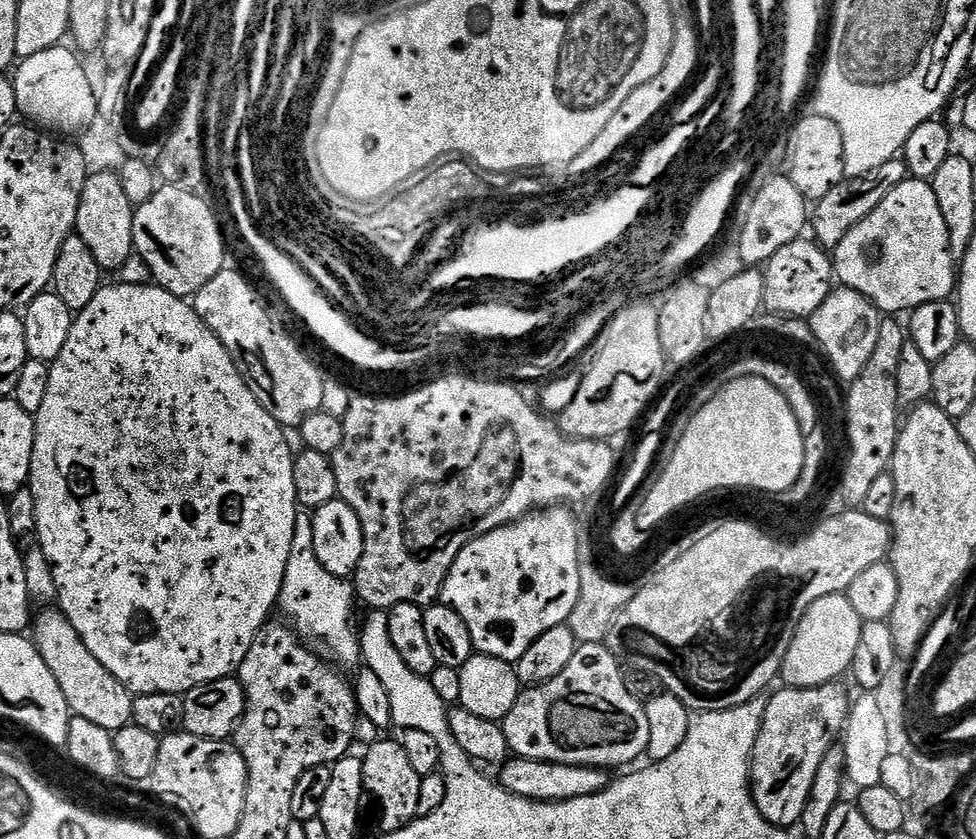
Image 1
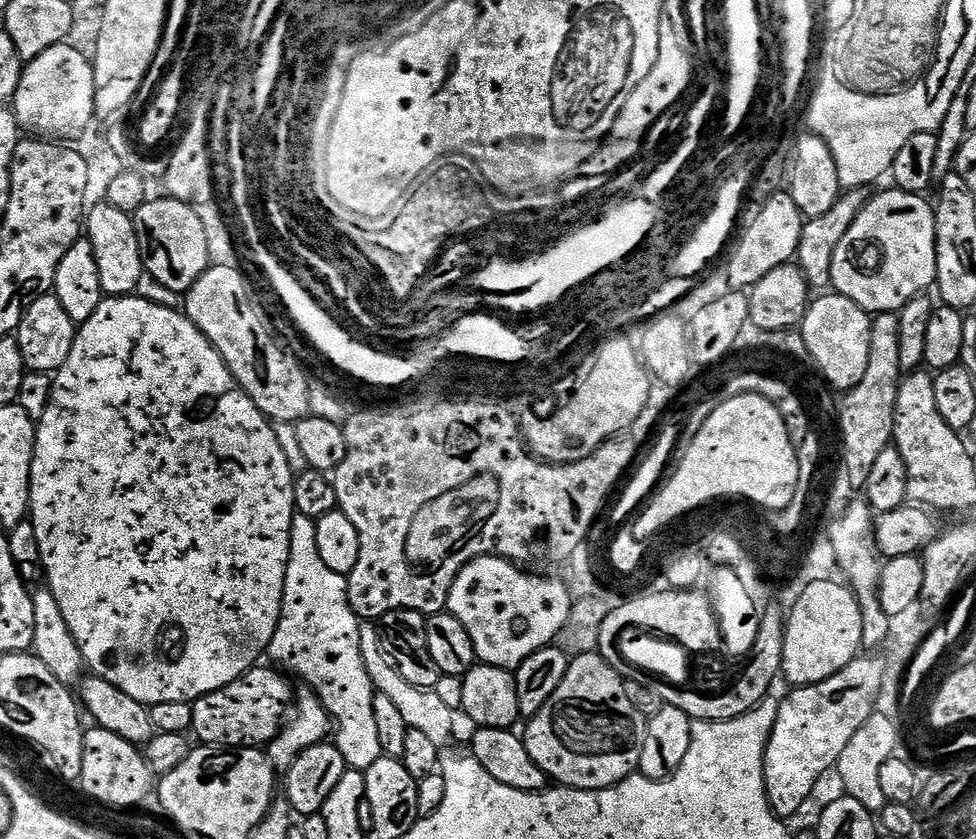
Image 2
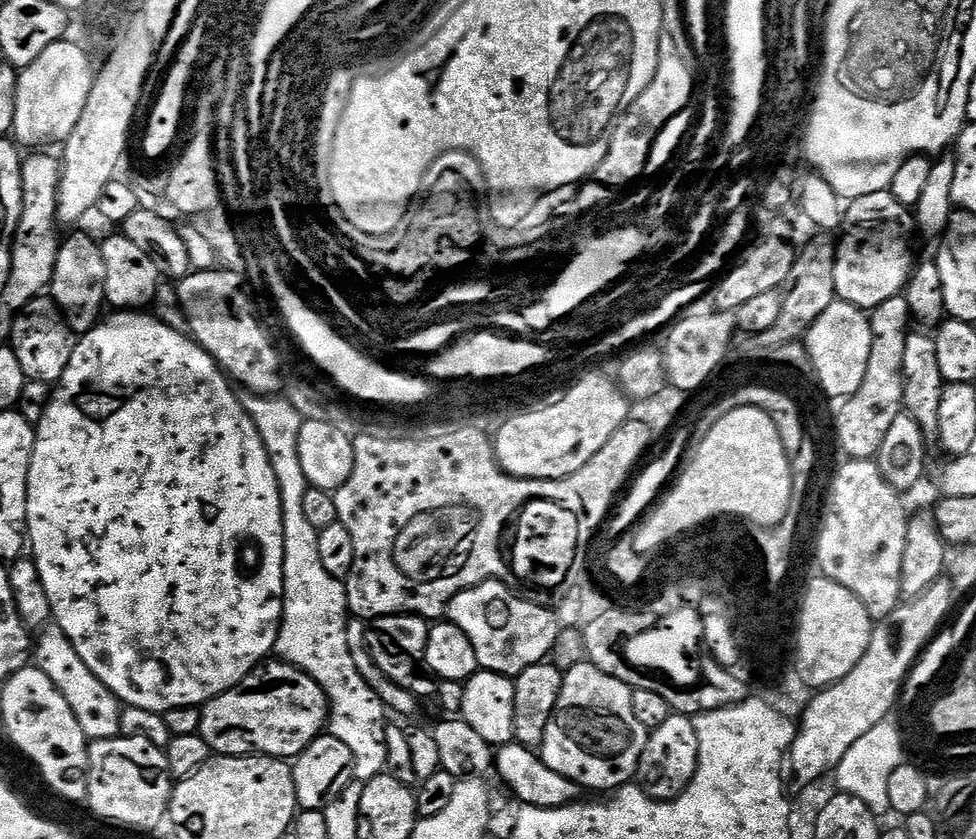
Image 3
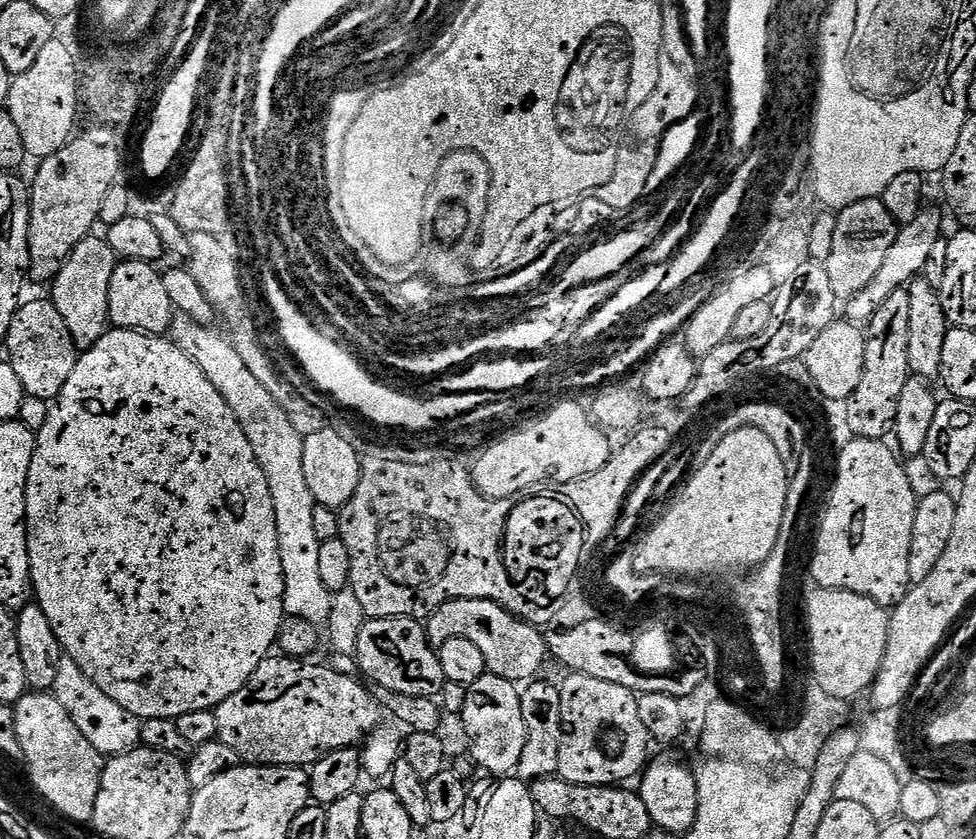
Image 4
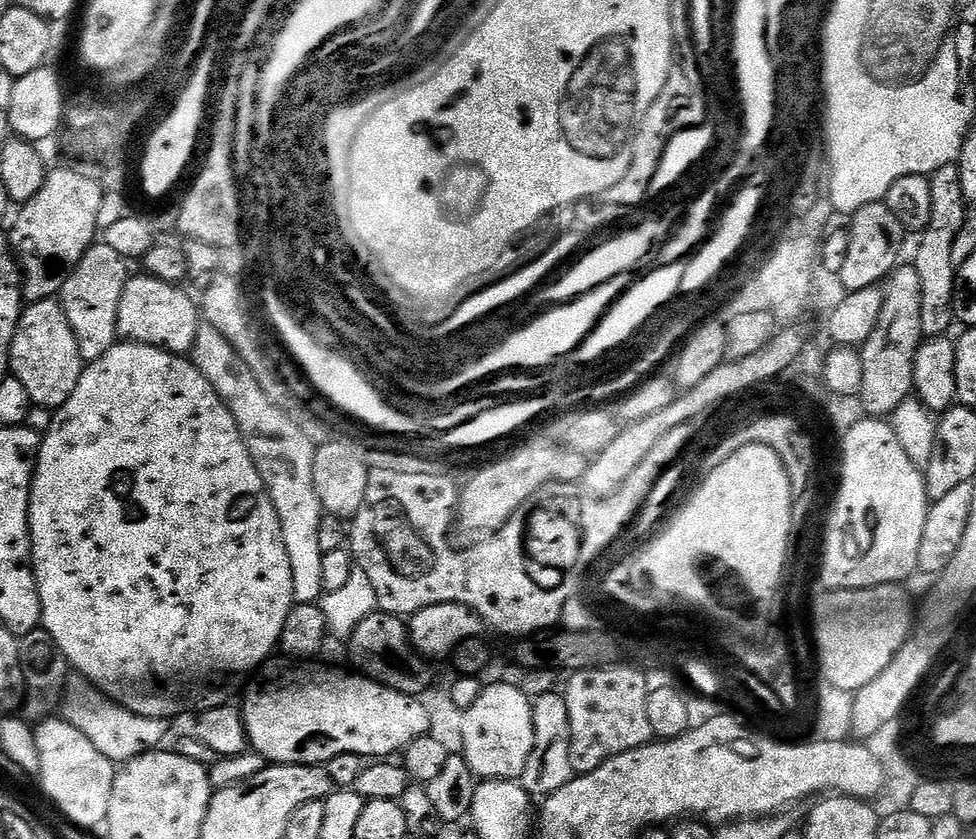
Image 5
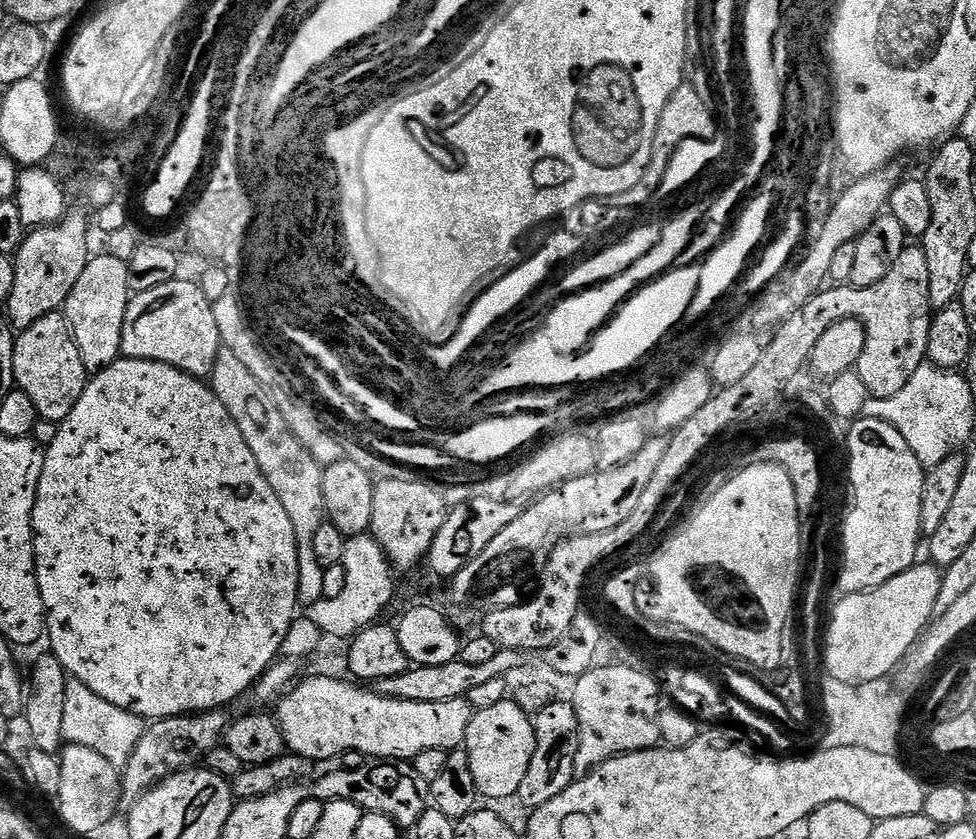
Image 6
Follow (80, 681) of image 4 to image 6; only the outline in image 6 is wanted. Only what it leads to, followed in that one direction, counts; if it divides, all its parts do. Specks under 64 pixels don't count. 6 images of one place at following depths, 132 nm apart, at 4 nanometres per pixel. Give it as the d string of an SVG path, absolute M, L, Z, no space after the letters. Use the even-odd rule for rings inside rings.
M69 678L66 682L66 702L62 709L62 734L68 744L84 746L86 750L94 750L110 762L110 766L121 770L130 762L130 754L134 754L134 746L138 746L138 738L142 738L146 721L142 716L130 714L106 698L98 698L90 686Z

